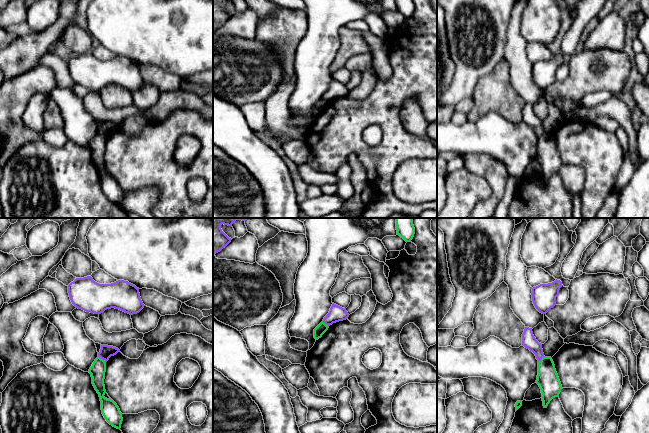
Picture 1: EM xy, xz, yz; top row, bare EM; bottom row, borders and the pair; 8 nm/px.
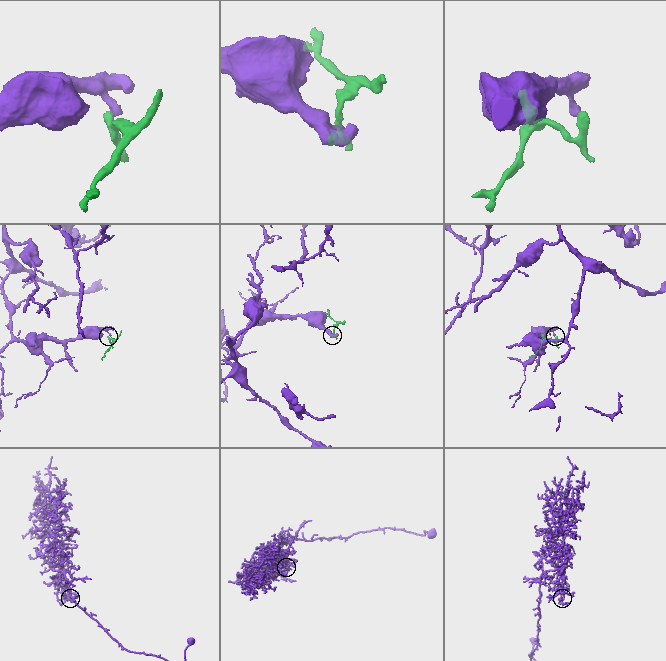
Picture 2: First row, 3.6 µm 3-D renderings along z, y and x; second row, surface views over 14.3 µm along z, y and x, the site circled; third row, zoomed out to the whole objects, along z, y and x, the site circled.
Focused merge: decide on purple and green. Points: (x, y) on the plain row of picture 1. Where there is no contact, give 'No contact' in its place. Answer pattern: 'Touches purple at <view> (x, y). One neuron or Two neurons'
Touches purple at xy (102, 134). Two neurons

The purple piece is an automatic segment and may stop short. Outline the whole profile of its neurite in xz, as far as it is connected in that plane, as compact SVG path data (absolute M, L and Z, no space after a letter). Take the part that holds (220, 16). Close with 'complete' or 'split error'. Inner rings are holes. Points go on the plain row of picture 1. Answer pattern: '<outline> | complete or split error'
M213 0L213 29L214 30L220 28L232 16L222 7L221 1L222 0Z | complete

